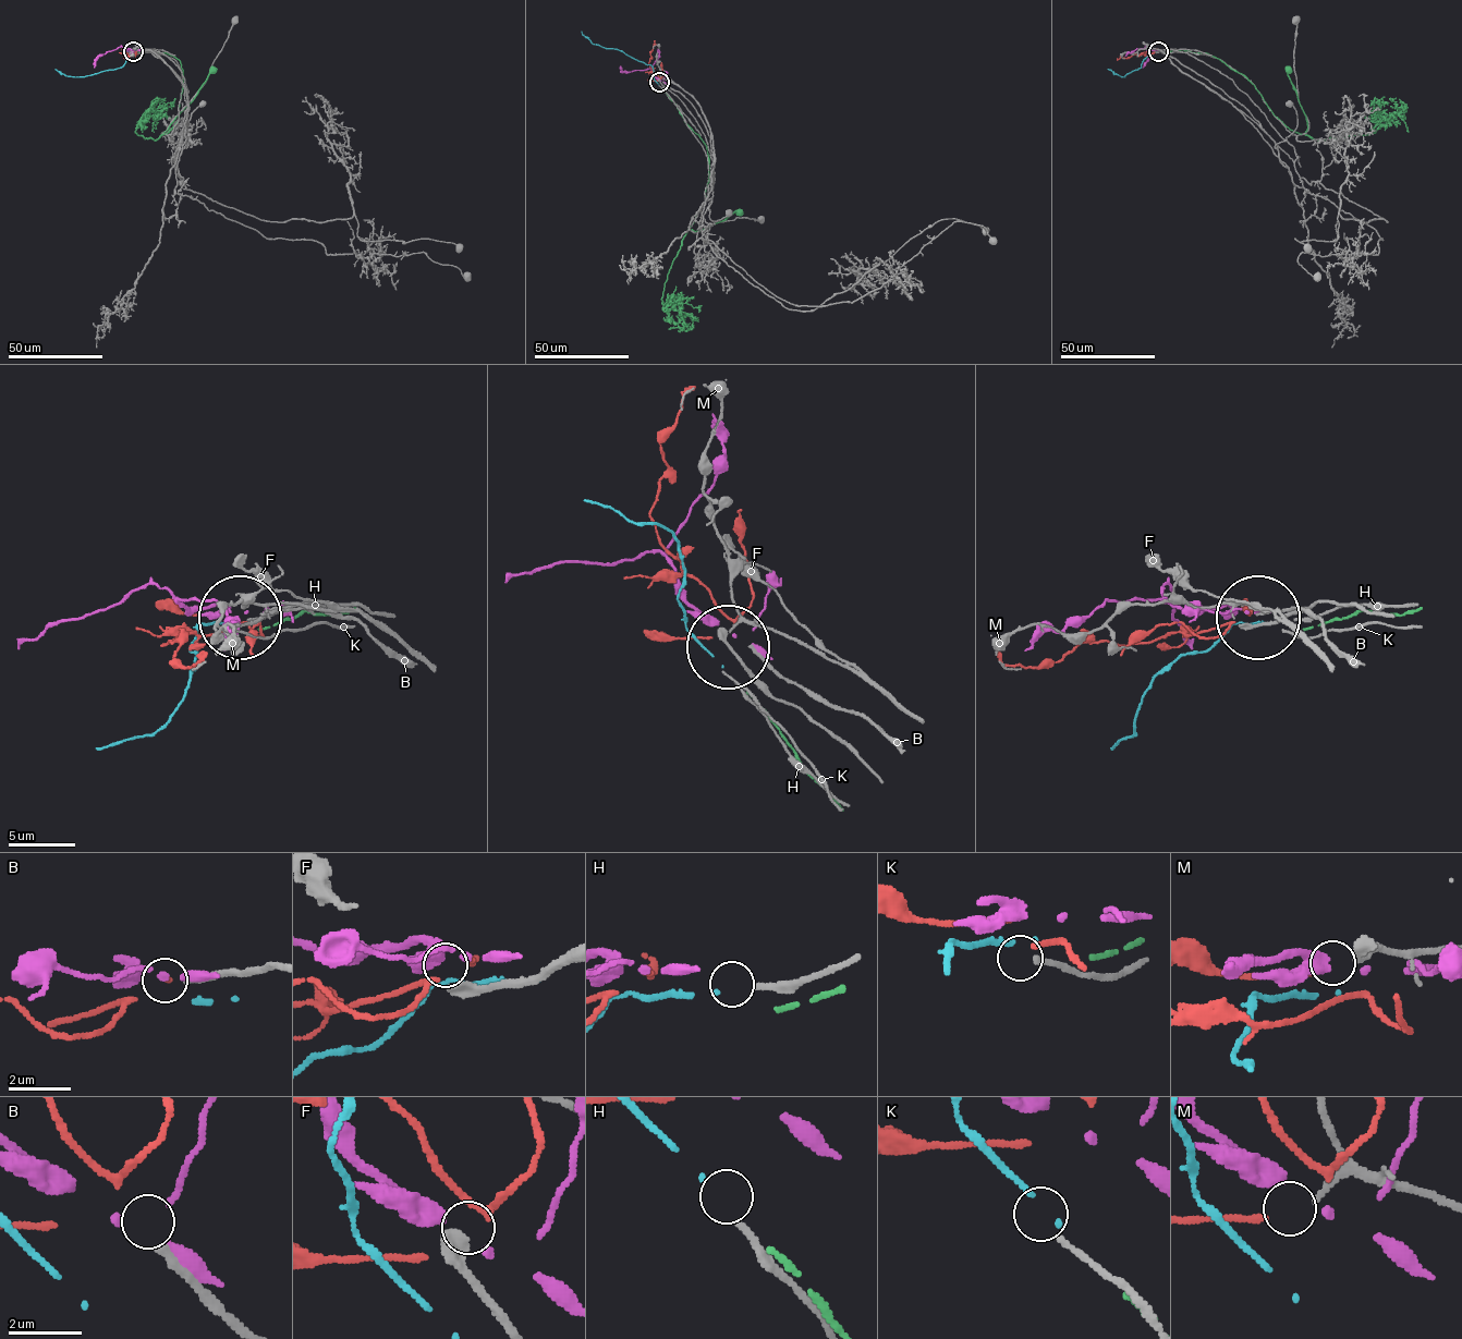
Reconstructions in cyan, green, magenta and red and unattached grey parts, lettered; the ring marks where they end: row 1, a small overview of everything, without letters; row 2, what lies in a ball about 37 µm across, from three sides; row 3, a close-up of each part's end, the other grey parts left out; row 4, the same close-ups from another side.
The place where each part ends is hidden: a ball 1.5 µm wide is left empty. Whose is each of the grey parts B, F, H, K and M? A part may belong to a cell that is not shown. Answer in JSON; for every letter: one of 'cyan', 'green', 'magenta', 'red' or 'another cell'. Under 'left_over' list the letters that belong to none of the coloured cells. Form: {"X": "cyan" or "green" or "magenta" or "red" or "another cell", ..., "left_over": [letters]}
{"B": "another cell", "F": "red", "H": "cyan", "K": "another cell", "M": "another cell", "left_over": ["B", "K", "M"]}

